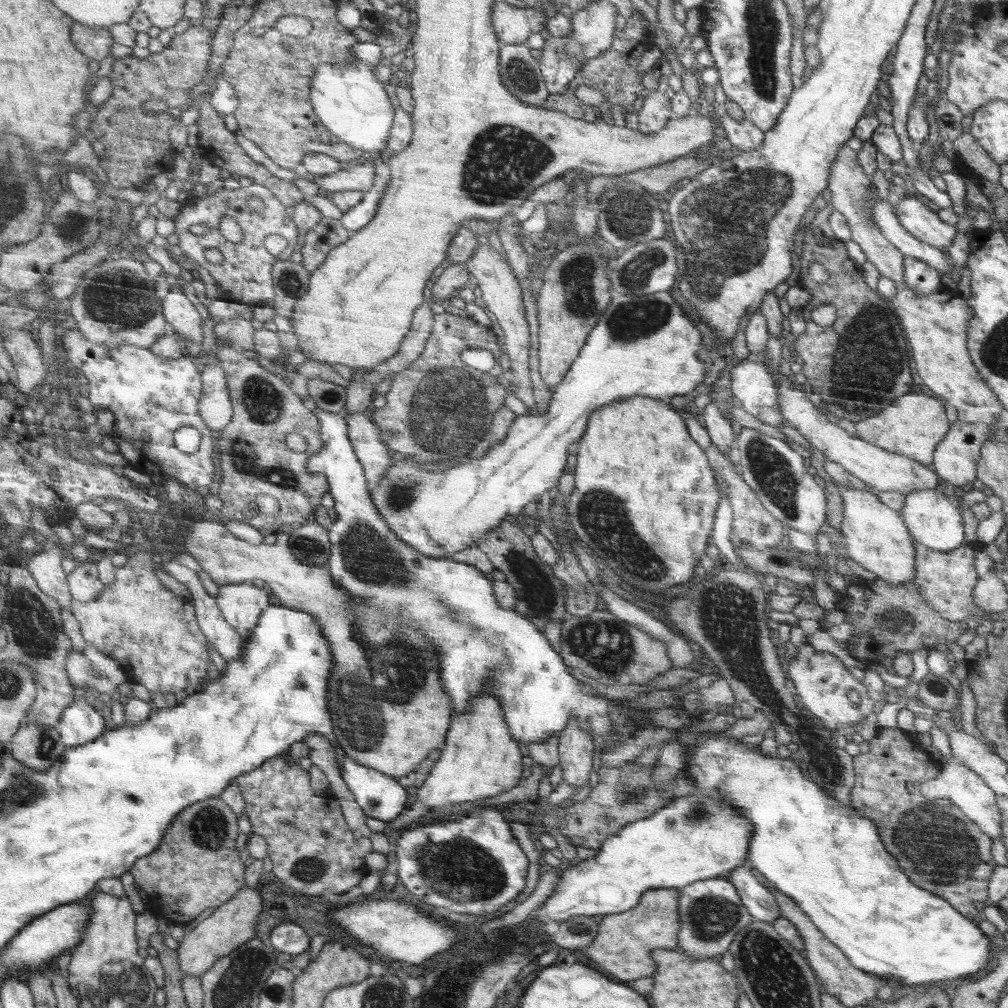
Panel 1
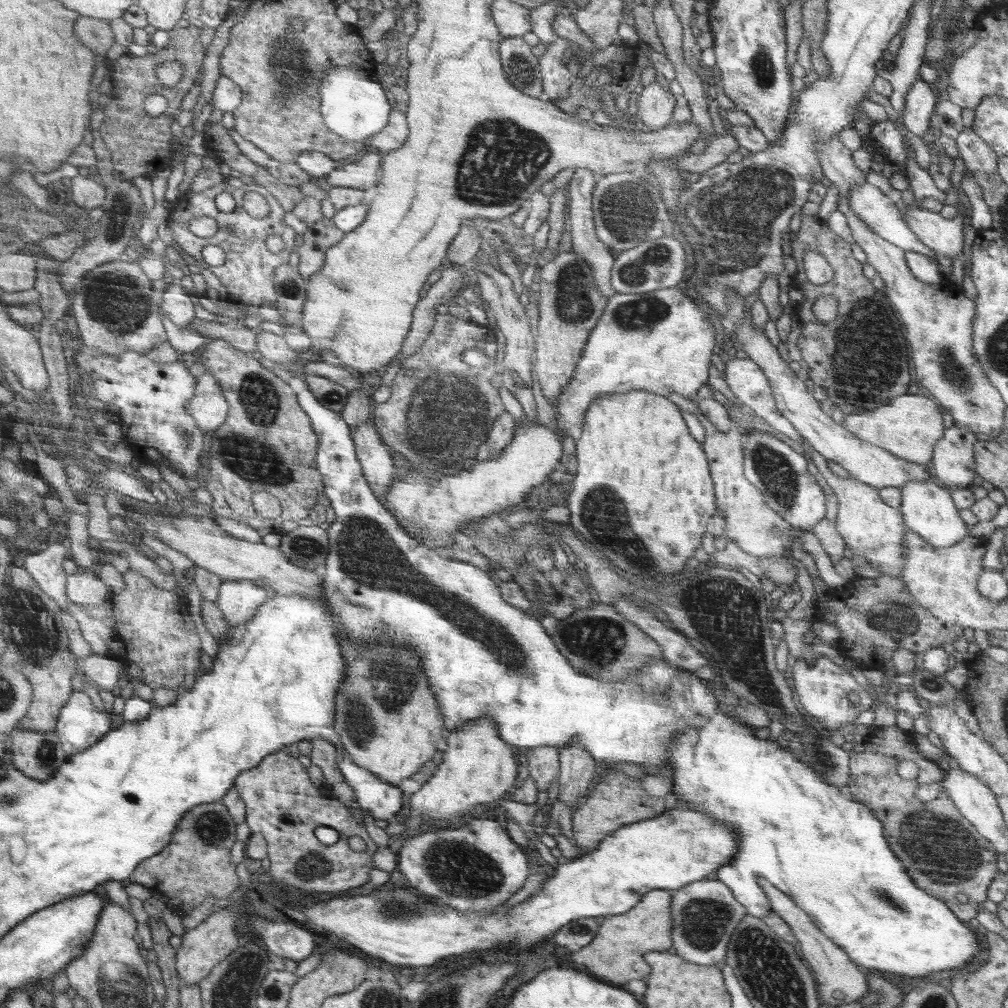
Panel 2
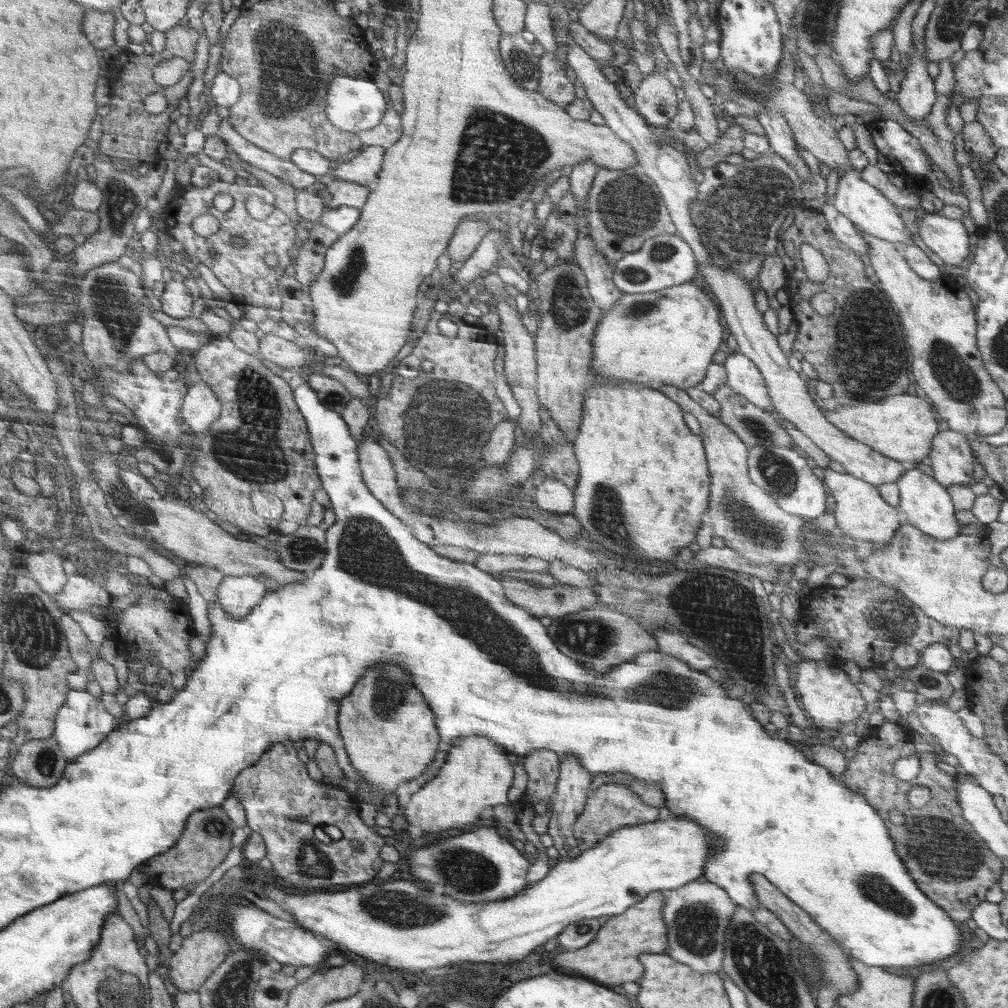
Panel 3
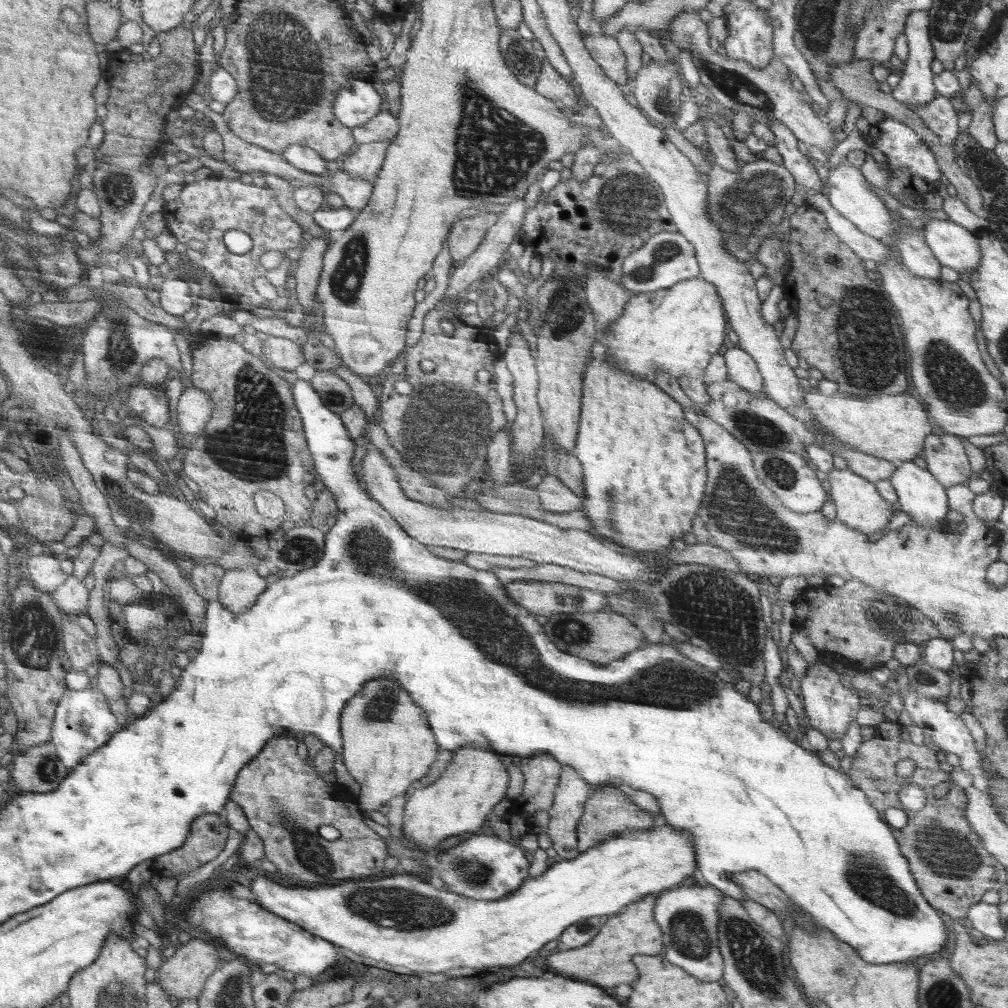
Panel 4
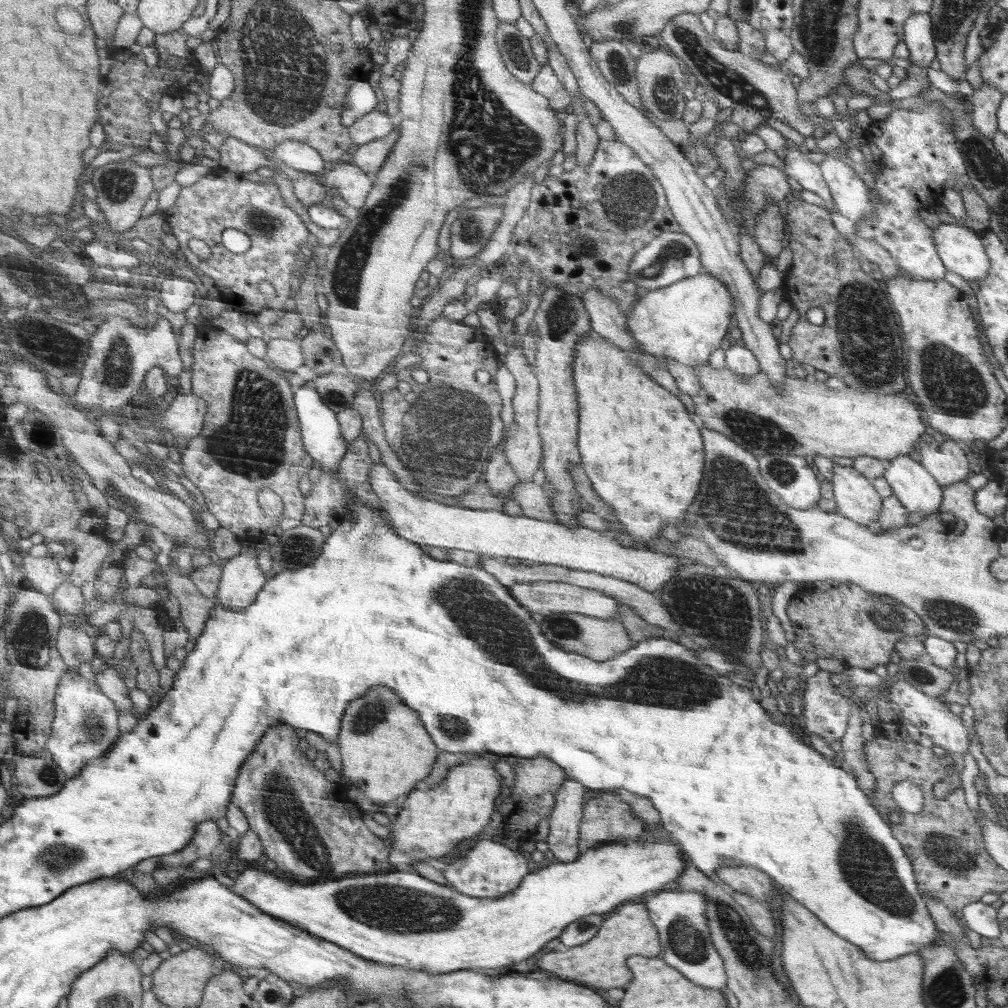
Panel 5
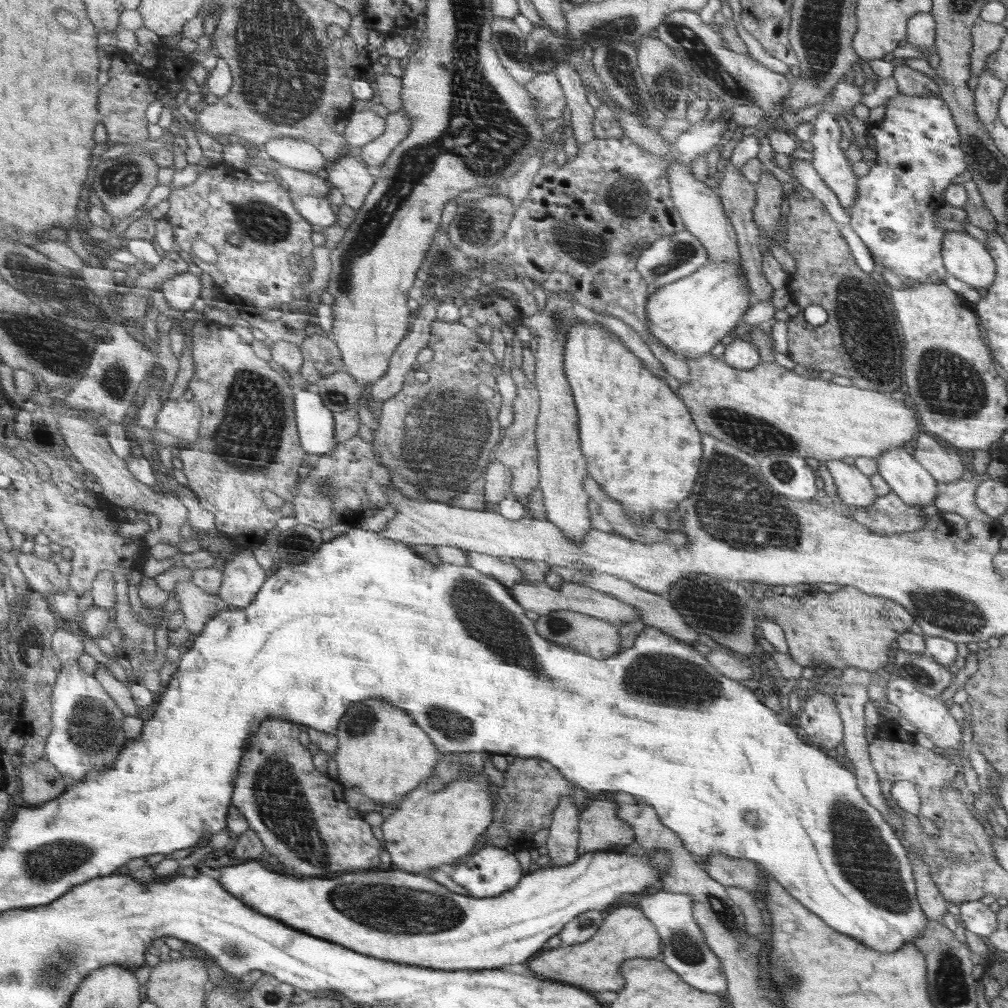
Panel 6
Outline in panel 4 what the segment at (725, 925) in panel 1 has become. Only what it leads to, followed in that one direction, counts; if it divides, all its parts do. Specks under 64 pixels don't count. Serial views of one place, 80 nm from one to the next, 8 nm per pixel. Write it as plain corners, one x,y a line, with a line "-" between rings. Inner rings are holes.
691,885
663,891
657,897
657,923
664,933
666,952
663,956
672,964
685,969
692,976
706,982
714,982
723,978
723,956
719,949
719,906
723,903
719,890
712,885

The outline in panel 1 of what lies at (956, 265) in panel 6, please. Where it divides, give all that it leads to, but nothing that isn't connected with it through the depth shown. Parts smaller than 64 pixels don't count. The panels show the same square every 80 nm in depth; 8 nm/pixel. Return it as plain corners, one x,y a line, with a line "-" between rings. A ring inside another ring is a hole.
915,195
904,197
893,209
902,228
918,240
934,245
934,248
947,250
958,238
957,225
946,224
936,212
916,199

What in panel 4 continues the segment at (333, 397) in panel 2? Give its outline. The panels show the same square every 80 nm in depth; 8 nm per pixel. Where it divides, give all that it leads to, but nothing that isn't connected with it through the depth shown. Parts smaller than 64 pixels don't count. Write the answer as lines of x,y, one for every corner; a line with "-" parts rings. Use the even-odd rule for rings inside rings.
317,371
309,383
320,394
321,400
337,414
354,404
350,385
334,372

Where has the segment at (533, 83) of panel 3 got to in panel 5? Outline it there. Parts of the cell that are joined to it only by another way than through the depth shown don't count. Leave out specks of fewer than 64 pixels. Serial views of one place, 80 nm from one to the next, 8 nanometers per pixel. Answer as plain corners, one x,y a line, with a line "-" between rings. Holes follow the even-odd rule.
499,21
496,44
510,74
525,85
530,85
541,69
541,64
532,53
529,39
518,31
516,25

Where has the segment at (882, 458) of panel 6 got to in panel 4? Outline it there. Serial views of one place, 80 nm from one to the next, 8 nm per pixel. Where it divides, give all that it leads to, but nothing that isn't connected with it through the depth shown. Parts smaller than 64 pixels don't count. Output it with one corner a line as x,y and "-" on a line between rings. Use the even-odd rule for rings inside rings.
905,460
900,463
897,470
889,478
892,486
895,488
900,509
908,513
914,523
923,524
924,526
948,526
944,524
946,514
948,514
949,497
945,491
947,488
929,471
918,467
913,461

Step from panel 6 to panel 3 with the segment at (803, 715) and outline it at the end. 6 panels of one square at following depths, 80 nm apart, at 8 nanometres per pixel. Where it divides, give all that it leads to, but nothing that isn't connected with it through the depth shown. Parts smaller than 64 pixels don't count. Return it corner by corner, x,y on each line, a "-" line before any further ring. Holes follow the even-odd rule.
824,660
802,661
798,664
798,676
796,676
796,692
801,696
805,713
814,725
820,730
840,730
842,724
859,718
864,710
866,702
862,700
858,688
850,682
848,674
839,668
830,666
830,662

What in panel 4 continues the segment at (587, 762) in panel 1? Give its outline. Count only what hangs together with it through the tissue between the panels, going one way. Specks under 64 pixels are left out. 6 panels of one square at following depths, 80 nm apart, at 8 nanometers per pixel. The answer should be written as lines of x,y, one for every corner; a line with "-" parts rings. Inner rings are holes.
563,765
552,806
547,810
547,833
559,860
572,860
580,854
577,826
585,814
584,802
590,796
588,790
588,783
578,774
577,769

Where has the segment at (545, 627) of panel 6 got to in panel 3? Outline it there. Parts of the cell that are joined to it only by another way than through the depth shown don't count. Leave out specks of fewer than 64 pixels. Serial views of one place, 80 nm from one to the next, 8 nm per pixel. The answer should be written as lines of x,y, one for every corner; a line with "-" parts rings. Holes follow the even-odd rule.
601,602
592,608
552,619
552,624
547,627
548,634
561,652
600,674
606,674
618,665
630,663
642,653
659,651
657,640
642,624

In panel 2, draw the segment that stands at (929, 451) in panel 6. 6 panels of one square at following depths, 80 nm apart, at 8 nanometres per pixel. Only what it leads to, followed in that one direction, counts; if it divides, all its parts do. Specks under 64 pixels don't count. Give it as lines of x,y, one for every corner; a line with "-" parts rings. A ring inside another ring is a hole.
948,426
933,448
929,466
942,486
970,487
976,476
974,464
978,438
969,428

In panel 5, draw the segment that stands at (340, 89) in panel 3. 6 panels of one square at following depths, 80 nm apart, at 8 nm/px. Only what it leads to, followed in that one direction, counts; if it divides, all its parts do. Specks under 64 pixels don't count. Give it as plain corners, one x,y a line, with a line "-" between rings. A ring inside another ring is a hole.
358,81
352,84
352,88
346,94
343,100
344,109
342,109
342,126
350,127
356,121
362,119
364,115
375,110
378,104
376,92
368,82

